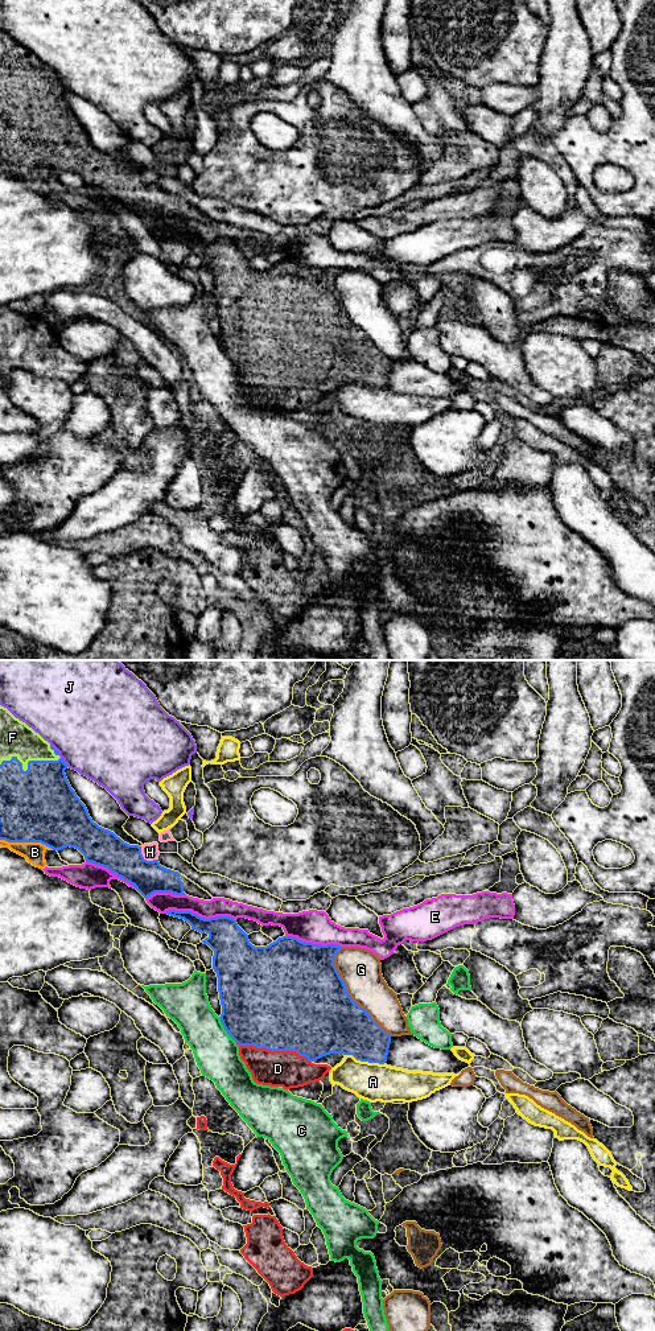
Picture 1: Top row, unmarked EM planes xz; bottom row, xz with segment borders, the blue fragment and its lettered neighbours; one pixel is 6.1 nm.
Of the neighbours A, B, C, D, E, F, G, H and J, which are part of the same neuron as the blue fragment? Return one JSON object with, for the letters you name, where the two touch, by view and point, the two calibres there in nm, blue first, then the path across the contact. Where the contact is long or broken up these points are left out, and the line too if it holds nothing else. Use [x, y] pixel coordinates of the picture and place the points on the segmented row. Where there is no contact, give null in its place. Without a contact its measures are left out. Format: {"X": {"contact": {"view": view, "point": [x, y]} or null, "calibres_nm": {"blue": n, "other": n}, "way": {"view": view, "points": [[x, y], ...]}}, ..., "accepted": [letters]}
{"B": {"contact": {"view": "xz", "point": [27, 841]}, "calibres_nm": {"blue": 440, "other": 130}}, "D": {"contact": {"view": "xz", "point": [274, 1050]}, "calibres_nm": {"blue": 500, "other": 220}}, "F": {"contact": {"view": "xz", "point": [28, 766]}, "calibres_nm": {"blue": 440, "other": 200}}, "accepted": ["B", "D", "F"]}

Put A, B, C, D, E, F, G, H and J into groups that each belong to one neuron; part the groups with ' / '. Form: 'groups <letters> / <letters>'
groups A / B D F / C / E / G / H / J

